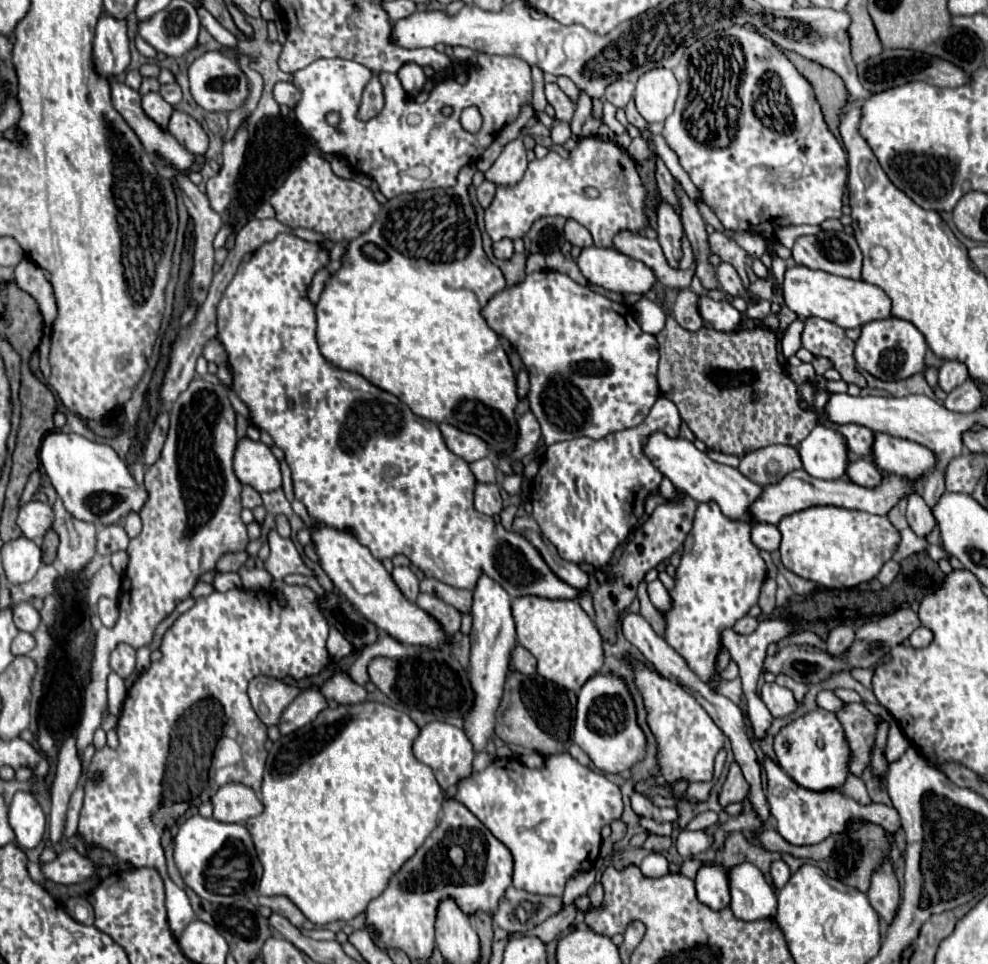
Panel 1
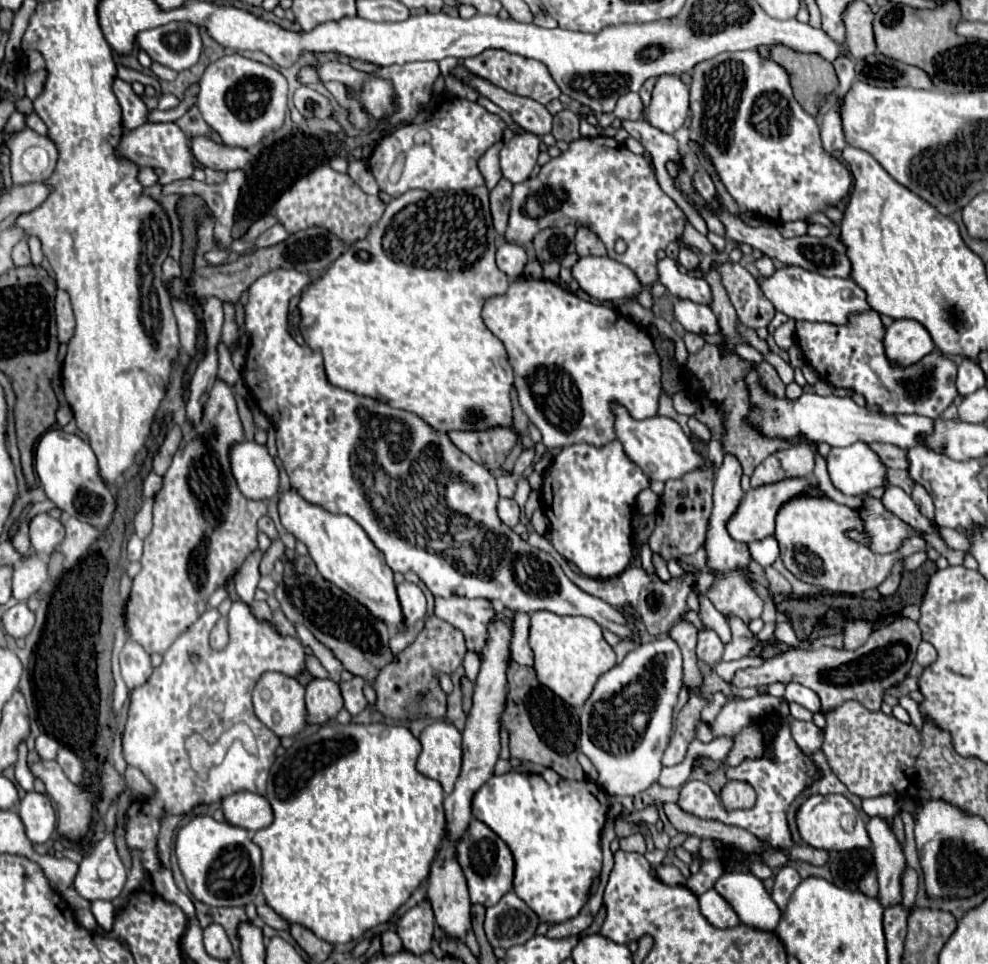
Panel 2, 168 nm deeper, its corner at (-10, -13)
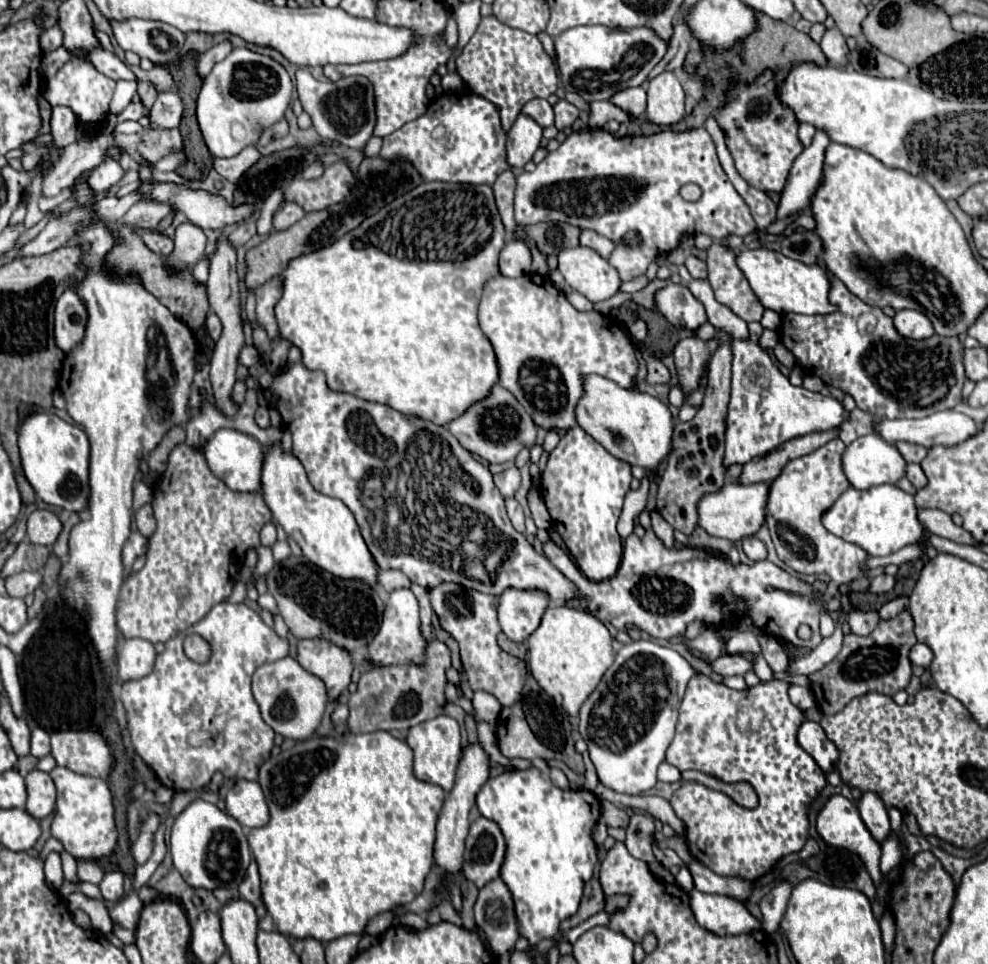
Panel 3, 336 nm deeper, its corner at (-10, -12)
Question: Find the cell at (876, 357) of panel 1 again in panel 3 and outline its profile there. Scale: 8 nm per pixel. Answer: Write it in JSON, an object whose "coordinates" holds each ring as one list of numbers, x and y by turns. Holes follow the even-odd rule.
{"coordinates":[[909,309,897,311,897,315,893,317,893,325,895,325,897,333,907,339,923,341,933,335,931,321,923,313,917,313,917,311,909,311]]}

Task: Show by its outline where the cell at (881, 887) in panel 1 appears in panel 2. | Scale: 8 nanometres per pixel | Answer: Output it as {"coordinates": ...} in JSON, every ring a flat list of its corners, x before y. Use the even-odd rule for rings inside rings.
{"coordinates":[[873,816,867,820,867,832,873,842,873,860,879,876,879,900,883,906,901,902,901,874,905,870,905,856,891,826]]}

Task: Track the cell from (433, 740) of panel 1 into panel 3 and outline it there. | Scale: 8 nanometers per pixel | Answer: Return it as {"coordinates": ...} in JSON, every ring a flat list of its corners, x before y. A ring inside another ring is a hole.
{"coordinates":[[441,715,441,717,429,719,429,721,423,721,415,727,411,727,405,741,415,753,415,777,421,781,427,781,427,783,435,783,435,785,443,787,445,793,449,793,453,789,457,763,461,759,459,723,453,717]]}

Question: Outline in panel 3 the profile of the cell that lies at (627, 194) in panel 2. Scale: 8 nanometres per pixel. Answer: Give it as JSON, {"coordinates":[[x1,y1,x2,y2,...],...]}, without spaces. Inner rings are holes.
{"coordinates":[[605,129,573,131,553,153,549,153,533,173,517,175,515,189,515,221,521,227,541,221,561,221,579,229,593,229,615,243,609,263,619,271,621,281,633,281,647,273,647,267,657,255,673,251,683,235,705,233,713,241,729,233,747,237,755,231,755,221,743,197,733,189,725,171,719,165,715,145,705,129,689,133,663,131,651,137,623,137,615,139],[697,183,703,191,697,203,689,203,679,195,681,185],[629,231,639,233,637,245,627,245,623,239]]}

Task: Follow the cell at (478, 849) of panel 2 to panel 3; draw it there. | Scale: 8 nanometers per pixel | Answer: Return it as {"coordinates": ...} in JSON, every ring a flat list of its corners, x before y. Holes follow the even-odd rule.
{"coordinates":[[477,817,471,823,467,841,465,841,465,863,463,875,479,889,499,877,501,865,505,859,505,839,501,829,485,819]]}

